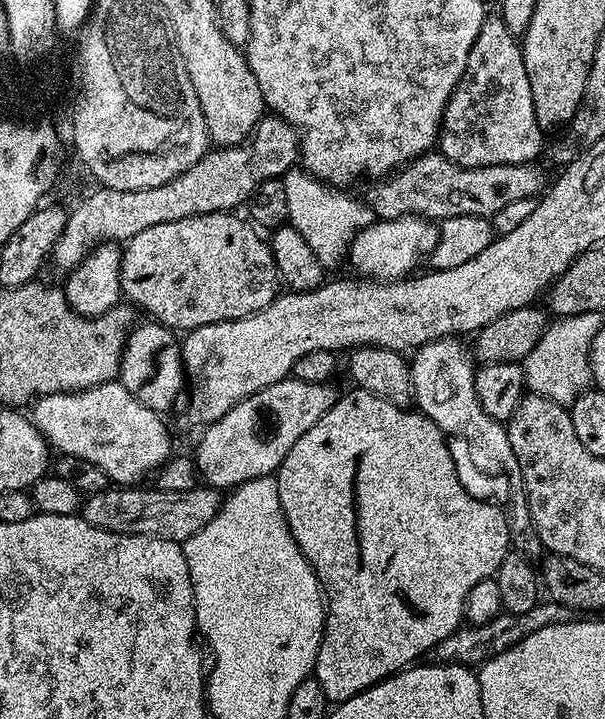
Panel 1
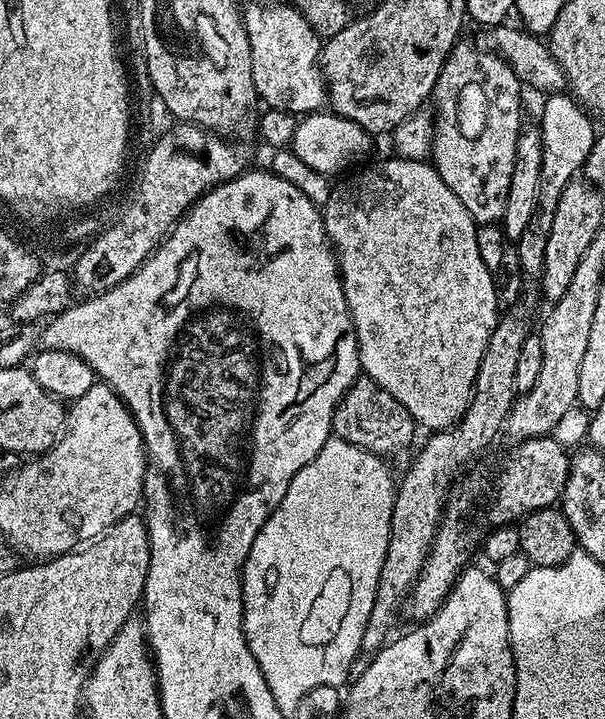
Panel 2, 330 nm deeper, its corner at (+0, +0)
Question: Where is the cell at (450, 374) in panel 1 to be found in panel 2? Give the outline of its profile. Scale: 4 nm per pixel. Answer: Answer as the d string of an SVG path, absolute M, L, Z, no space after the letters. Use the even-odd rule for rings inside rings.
M391 159L380 160L377 164L365 163L356 170L361 172L353 171L332 184L330 198L322 206L324 229L329 242L332 243L332 251L336 253L336 263L340 266L340 281L346 294L346 306L350 306L350 318L354 322L363 375L378 382L378 386L382 386L386 394L398 398L398 402L402 402L402 406L410 410L410 414L421 429L450 428L464 417L468 403L472 401L472 391L478 378L478 366L482 366L486 342L490 342L490 334L498 319L498 307L496 308L498 289L492 281L493 271L487 268L486 263L482 262L481 255L478 254L478 241L475 237L478 225L466 210L466 206L462 206L462 202L454 198L454 190L450 190L450 186L442 182L442 178L428 160Z

